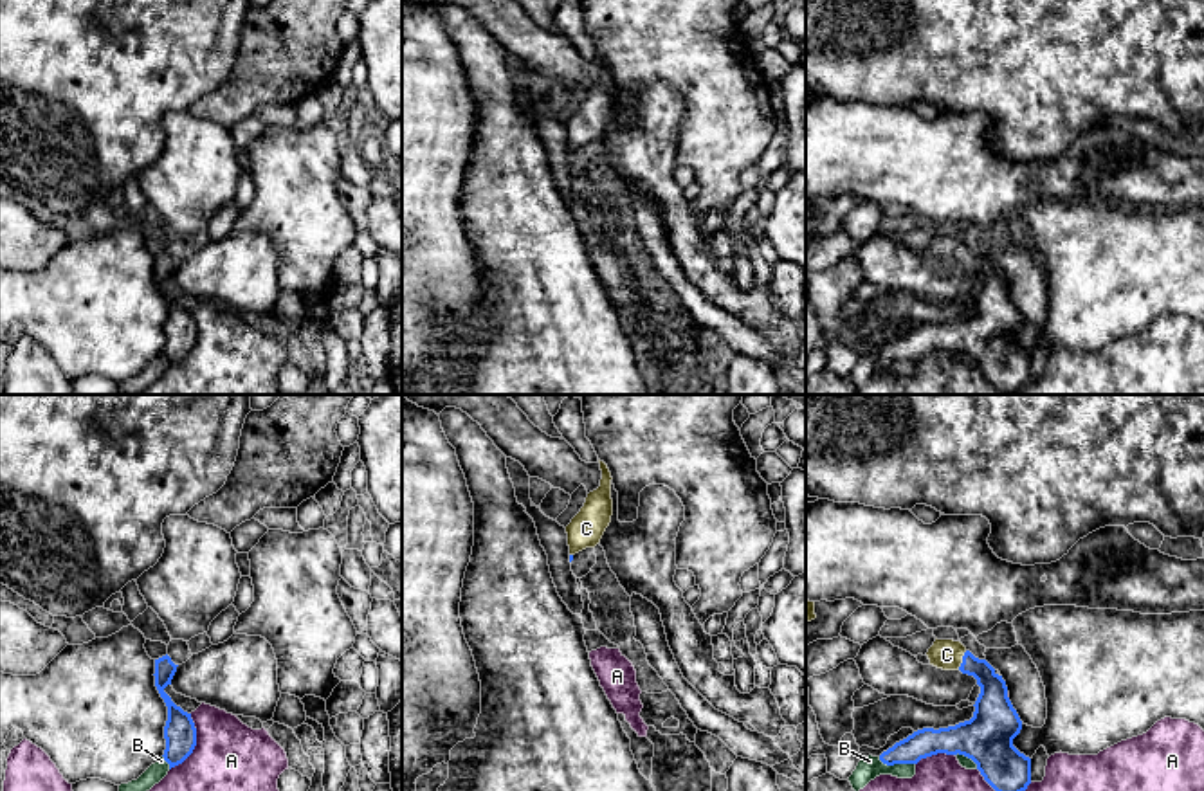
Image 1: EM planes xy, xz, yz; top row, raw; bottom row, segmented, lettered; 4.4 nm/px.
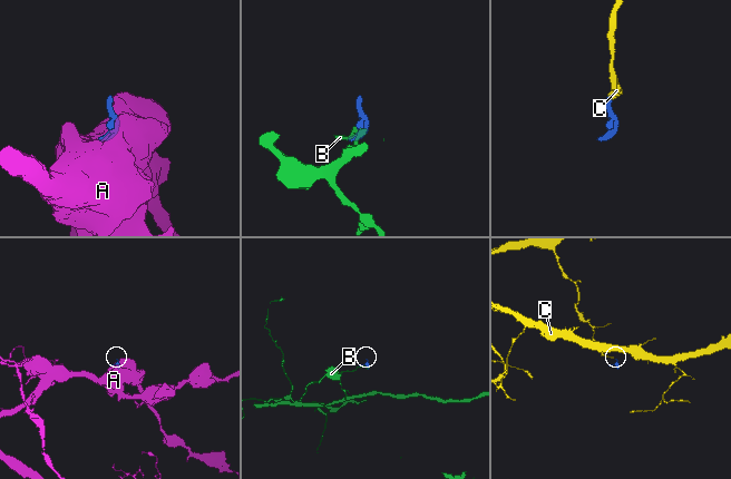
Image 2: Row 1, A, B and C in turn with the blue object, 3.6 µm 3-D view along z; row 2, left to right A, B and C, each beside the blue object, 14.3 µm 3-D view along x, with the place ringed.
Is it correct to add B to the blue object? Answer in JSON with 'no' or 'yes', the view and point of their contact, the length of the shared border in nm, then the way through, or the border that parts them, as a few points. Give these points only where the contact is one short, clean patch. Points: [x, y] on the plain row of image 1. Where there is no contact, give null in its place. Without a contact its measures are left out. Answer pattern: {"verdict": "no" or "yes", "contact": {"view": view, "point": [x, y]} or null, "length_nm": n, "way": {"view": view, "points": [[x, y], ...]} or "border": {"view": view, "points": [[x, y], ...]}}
{"verdict": "no", "contact": {"view": "yz", "point": [896, 359]}, "length_nm": 170}

